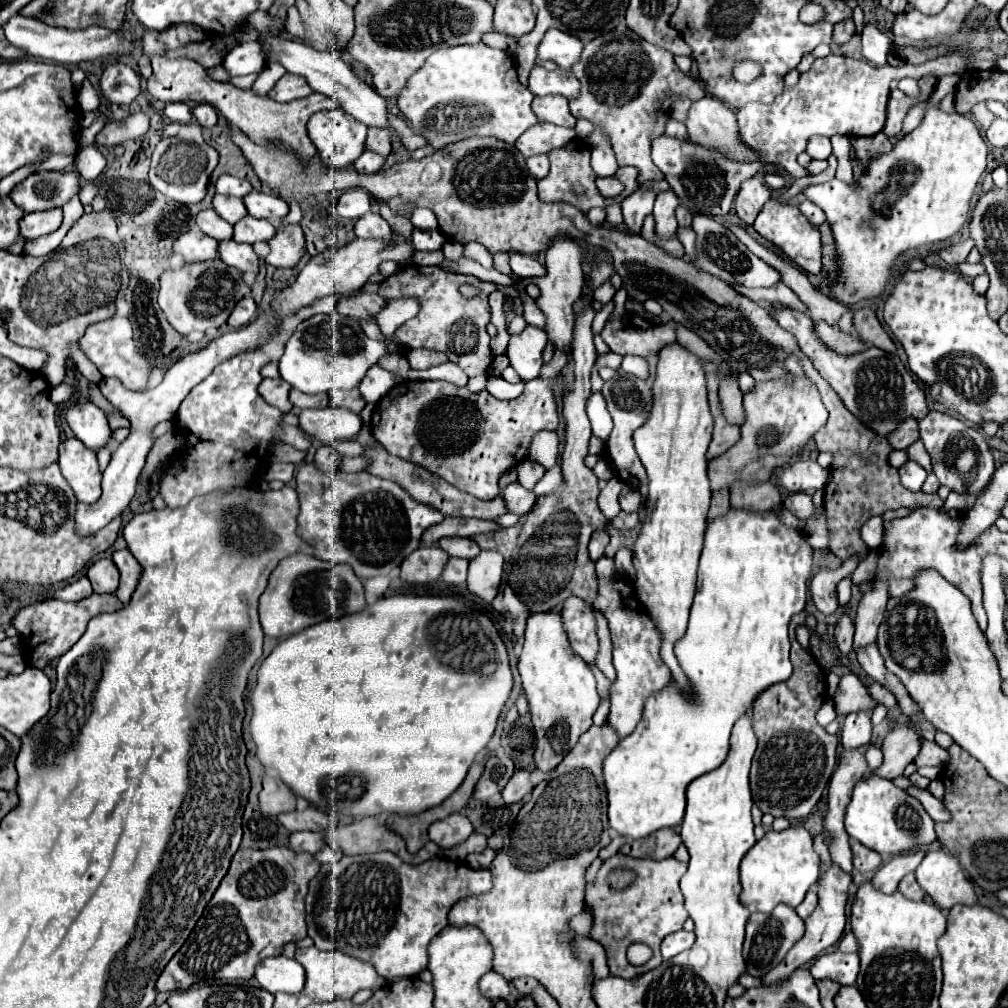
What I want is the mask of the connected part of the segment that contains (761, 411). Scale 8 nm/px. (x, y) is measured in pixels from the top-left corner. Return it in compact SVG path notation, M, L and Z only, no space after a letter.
M790 354L784 360L784 366L790 374L790 378L778 378L778 380L768 380L768 382L756 382L752 392L744 394L744 412L746 412L746 422L742 424L742 438L728 450L728 454L720 454L718 458L712 458L708 464L708 476L710 476L710 486L712 490L728 488L732 482L742 480L742 482L764 482L772 478L772 474L788 466L794 456L800 456L806 448L806 444L812 440L812 436L826 424L828 420L828 410L822 404L822 398L818 394L816 384L804 374L802 362L796 354Z

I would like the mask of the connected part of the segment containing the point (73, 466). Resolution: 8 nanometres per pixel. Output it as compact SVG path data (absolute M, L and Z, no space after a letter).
M68 438L60 442L58 452L60 452L58 464L62 476L72 486L78 502L84 504L98 502L102 494L100 490L102 472L96 462L96 452L90 450L86 444L82 444L78 438Z

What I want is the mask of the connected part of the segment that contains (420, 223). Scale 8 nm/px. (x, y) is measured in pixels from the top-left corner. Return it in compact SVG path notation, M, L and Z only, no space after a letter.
M416 208L416 210L412 212L410 222L414 224L414 228L426 228L426 230L438 228L436 216L434 216L434 214L432 214L432 210L428 210L428 208Z

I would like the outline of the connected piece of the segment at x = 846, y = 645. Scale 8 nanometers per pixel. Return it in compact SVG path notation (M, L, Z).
M842 614L842 618L836 624L836 646L842 654L848 654L852 650L852 636L854 636L854 622L848 618L848 614Z

